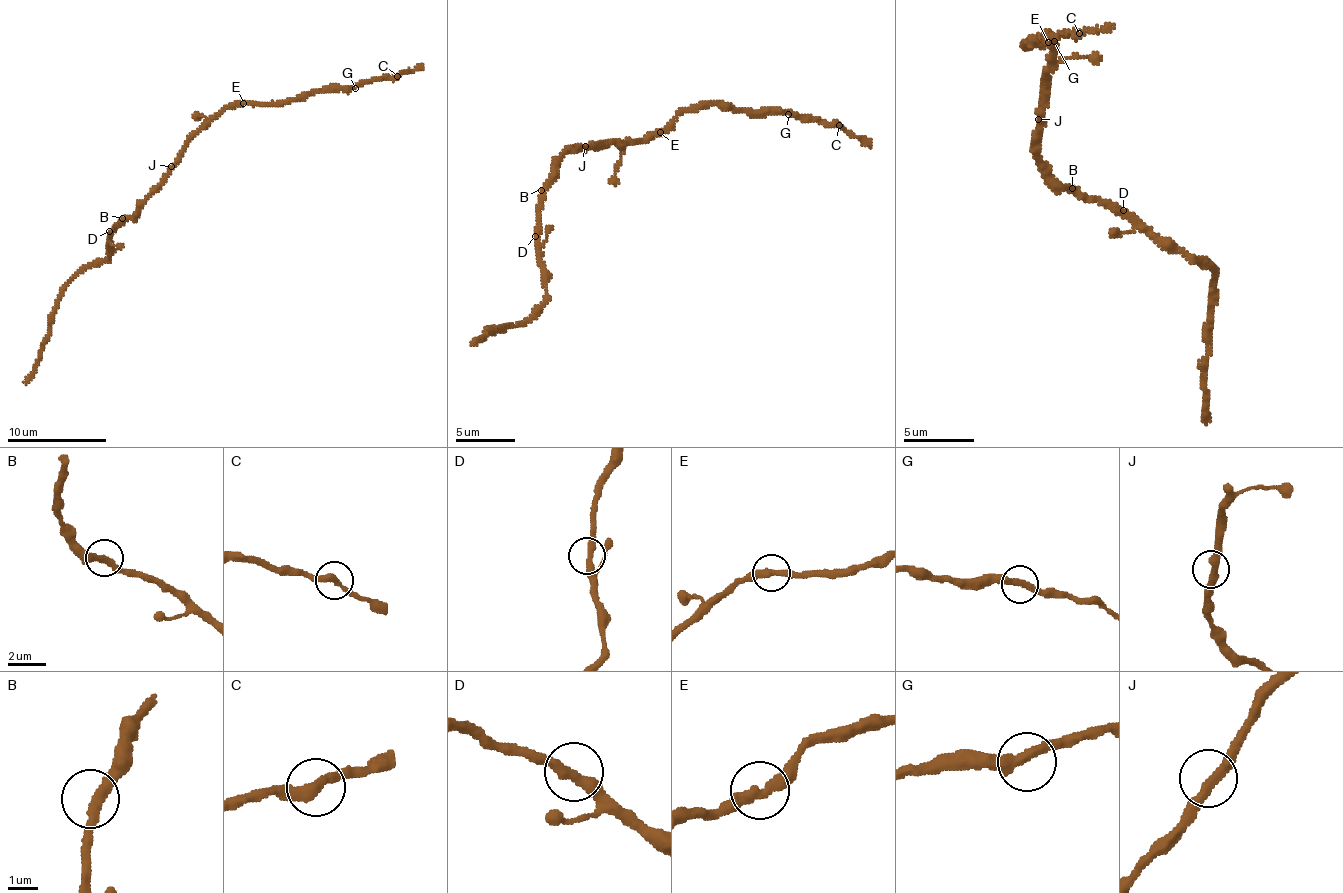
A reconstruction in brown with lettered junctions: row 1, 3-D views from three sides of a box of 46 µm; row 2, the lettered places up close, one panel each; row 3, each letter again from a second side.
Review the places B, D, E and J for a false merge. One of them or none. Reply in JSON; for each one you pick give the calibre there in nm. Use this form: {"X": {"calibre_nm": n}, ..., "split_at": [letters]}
{"split_at": []}

